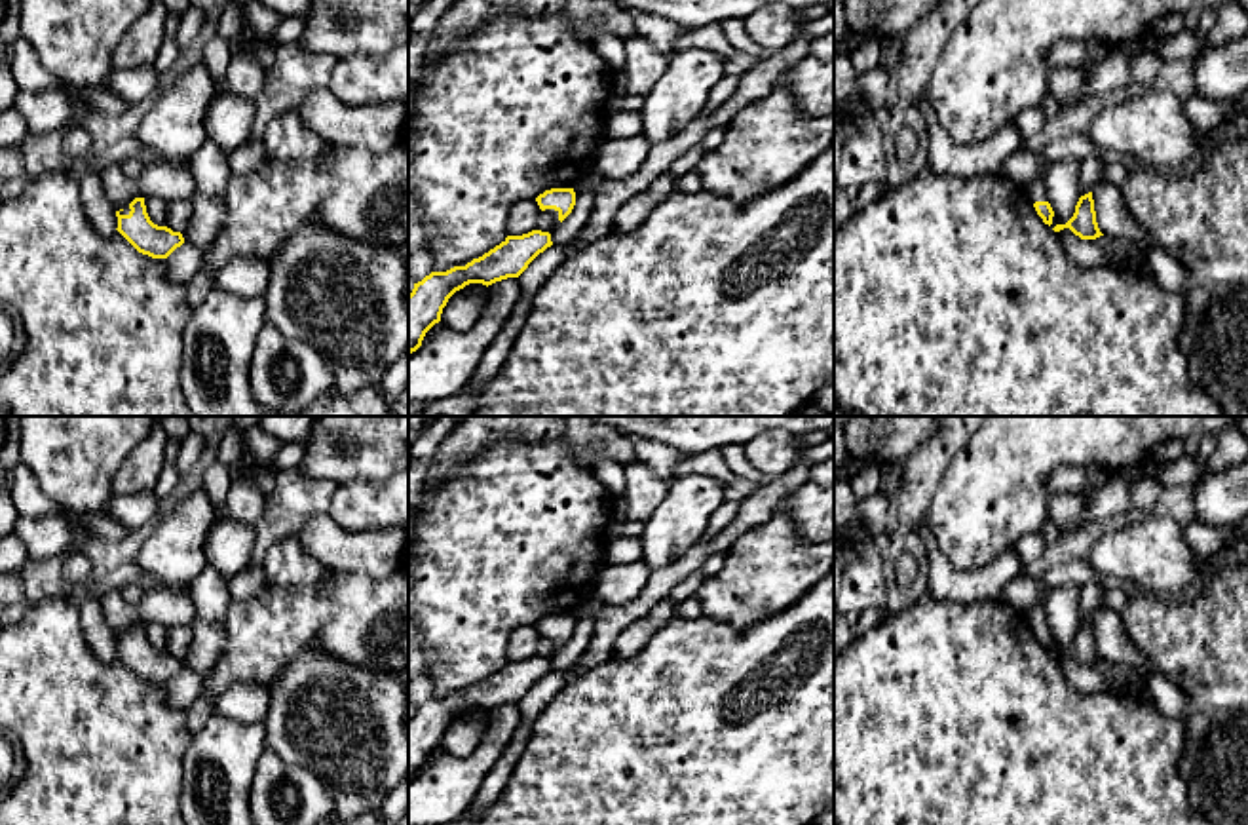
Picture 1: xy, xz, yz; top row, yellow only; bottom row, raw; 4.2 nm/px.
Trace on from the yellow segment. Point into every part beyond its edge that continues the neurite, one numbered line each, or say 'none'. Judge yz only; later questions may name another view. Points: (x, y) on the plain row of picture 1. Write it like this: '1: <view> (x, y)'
1: yz (1036, 616)

